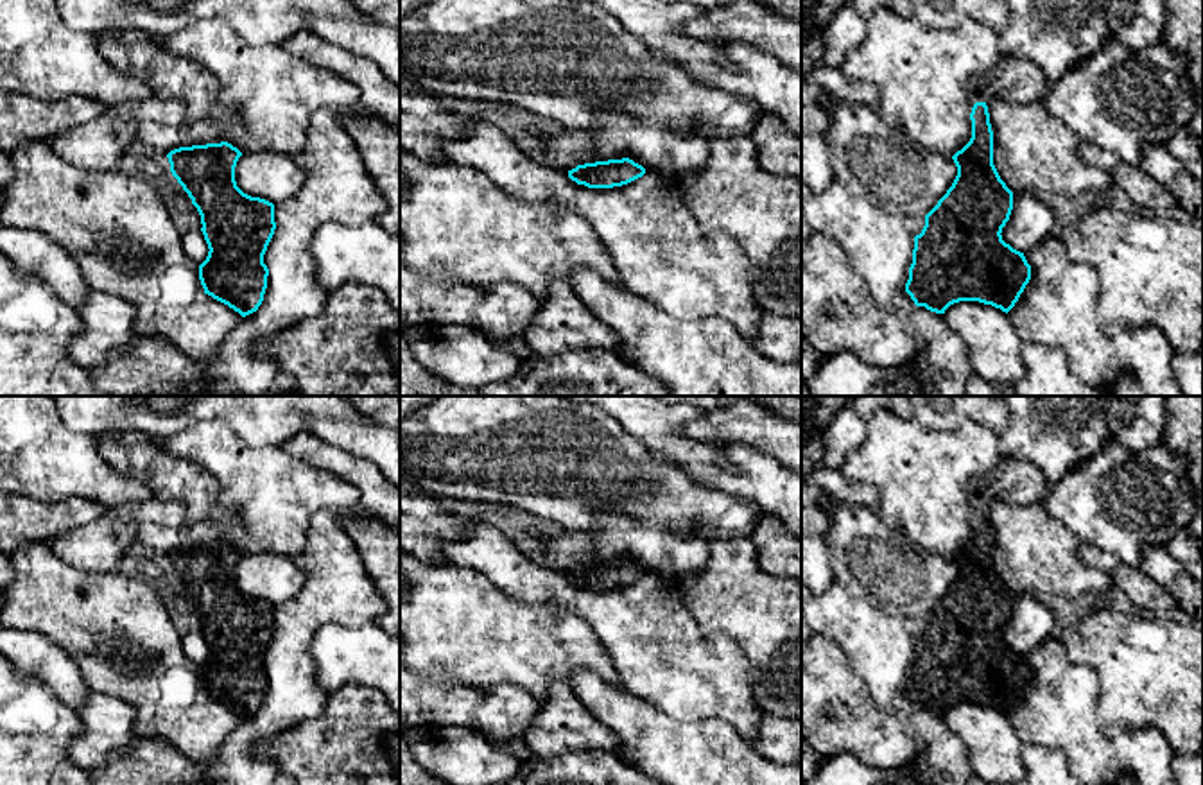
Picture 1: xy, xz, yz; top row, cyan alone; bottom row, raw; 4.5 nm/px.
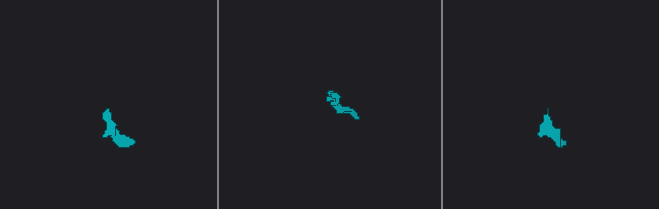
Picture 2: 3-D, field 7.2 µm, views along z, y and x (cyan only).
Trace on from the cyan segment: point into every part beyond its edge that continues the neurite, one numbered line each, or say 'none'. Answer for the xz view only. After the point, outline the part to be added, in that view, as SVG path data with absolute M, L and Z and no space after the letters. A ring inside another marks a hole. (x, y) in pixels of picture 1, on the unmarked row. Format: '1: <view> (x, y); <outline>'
none

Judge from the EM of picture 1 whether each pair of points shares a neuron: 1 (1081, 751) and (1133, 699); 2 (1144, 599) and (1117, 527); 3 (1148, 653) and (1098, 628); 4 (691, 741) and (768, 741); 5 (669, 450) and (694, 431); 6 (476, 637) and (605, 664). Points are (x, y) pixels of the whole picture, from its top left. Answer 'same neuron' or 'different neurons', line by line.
1: different neurons
2: different neurons
3: same neuron
4: different neurons
5: different neurons
6: same neuron

